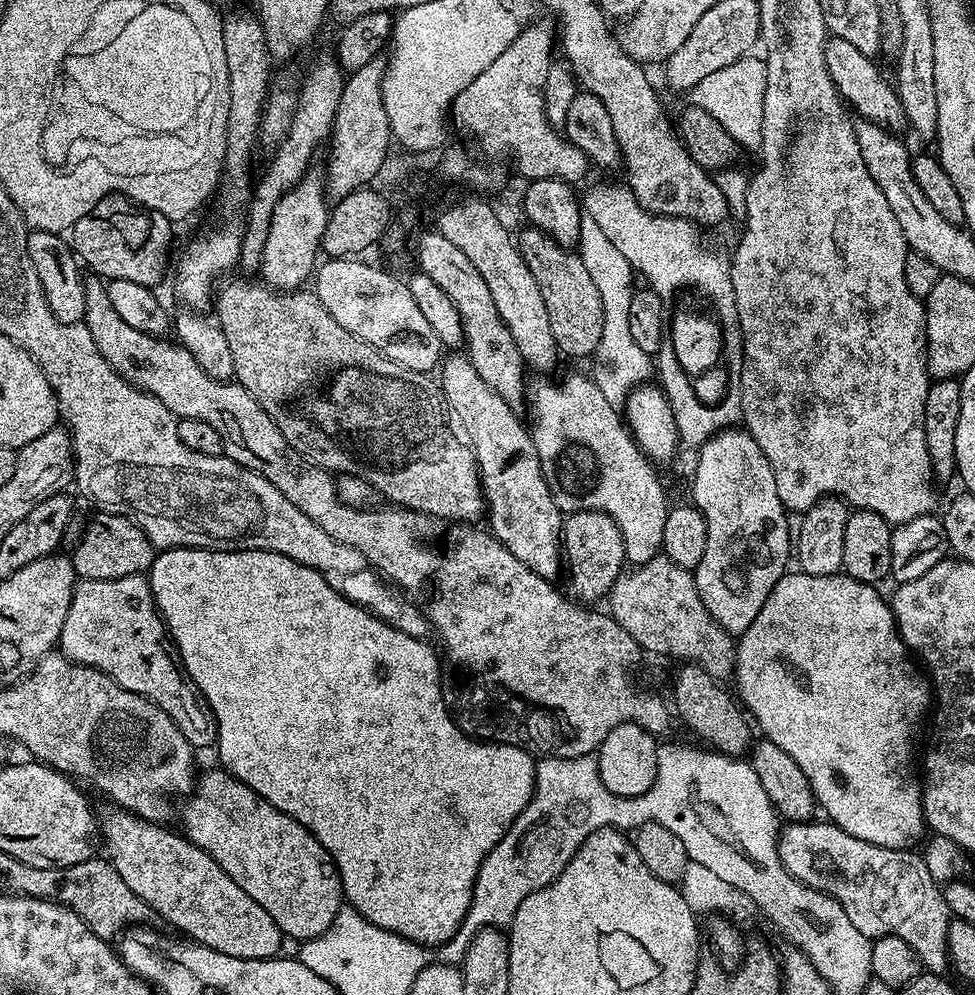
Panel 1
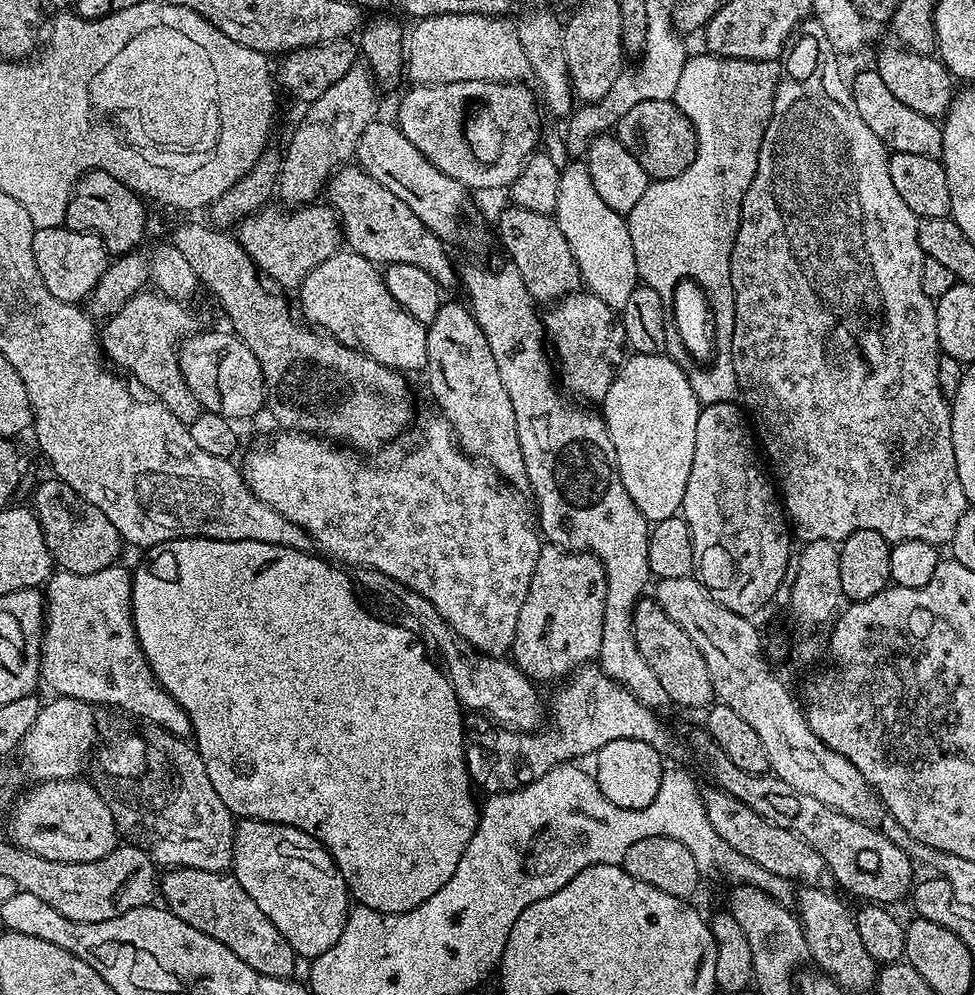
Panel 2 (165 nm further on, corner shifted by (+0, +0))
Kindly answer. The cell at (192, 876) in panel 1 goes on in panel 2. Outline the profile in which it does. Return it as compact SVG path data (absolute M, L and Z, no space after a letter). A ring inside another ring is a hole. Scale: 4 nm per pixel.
M172 868L165 871L159 881L158 888L162 893L163 903L169 912L173 912L182 922L194 926L194 930L202 930L210 938L222 942L226 950L238 954L246 966L258 970L258 974L266 974L270 978L288 978L296 971L297 954L278 934L278 926L258 910L254 898L242 890L236 877L228 872L211 872L210 870L194 870L193 868Z

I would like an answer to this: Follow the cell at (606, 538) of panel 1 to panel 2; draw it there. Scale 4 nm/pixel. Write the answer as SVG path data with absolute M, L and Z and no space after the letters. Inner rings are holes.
M545 543L538 554L538 562L534 562L534 578L530 578L530 590L526 590L526 602L522 602L522 610L518 610L518 626L514 634L514 642L510 649L511 659L516 667L520 668L529 680L541 682L540 680L560 680L571 677L578 668L583 668L589 662L595 661L600 655L602 646L602 618L606 614L606 570L600 559L591 552L566 552L562 548Z

